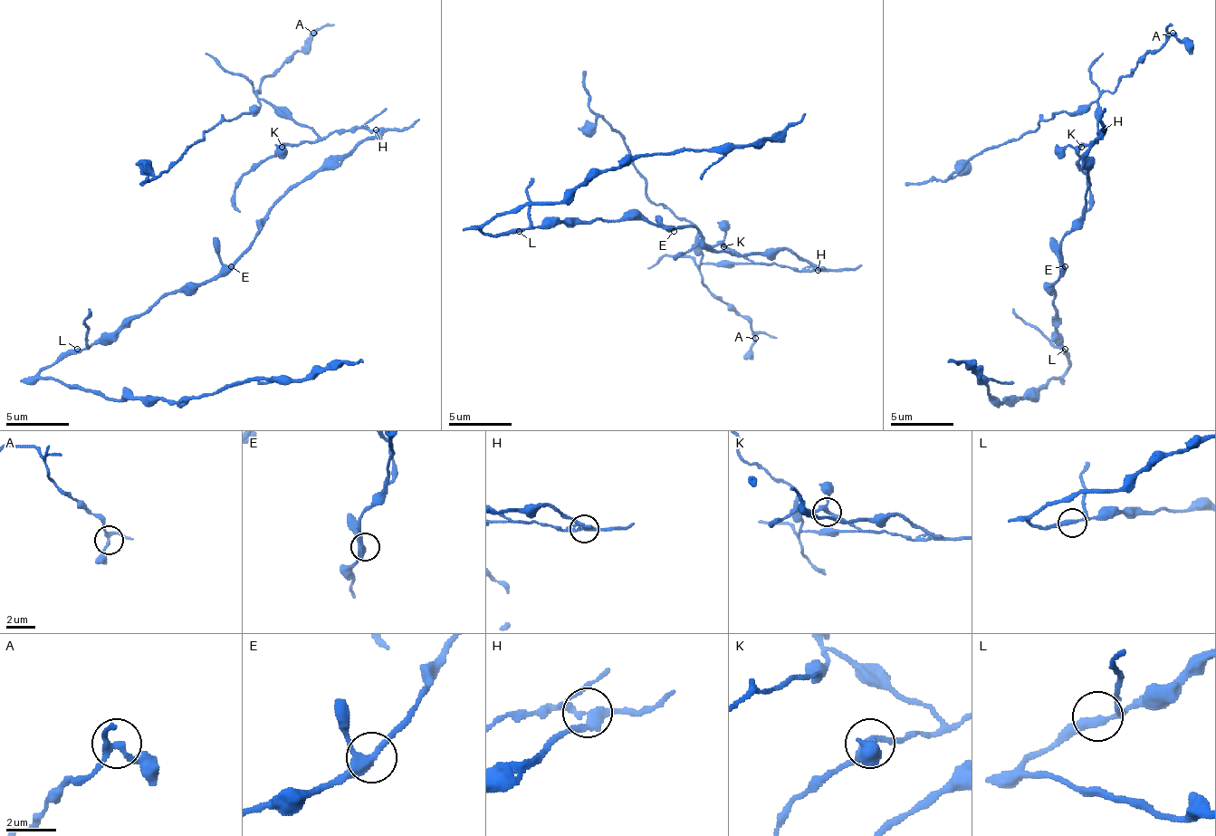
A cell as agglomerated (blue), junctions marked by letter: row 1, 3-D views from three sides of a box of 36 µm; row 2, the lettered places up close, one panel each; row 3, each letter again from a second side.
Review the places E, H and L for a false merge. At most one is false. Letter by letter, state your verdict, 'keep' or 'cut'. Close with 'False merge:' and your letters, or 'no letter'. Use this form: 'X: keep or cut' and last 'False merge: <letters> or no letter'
E: keep
H: cut
L: keep
False merge: H

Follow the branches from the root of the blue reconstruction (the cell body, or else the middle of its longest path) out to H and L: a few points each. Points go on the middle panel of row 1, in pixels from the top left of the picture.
H: (670, 225), (695, 227), (714, 250), (730, 250), (736, 256), (793, 250), (818, 269)
L: (670, 225), (655, 225), (645, 218), (623, 221), (591, 218), (547, 221), (540, 227), (519, 231)

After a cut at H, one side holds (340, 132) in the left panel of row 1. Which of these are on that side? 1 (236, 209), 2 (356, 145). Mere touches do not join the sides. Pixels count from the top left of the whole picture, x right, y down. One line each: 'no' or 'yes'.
1: yes
2: no

